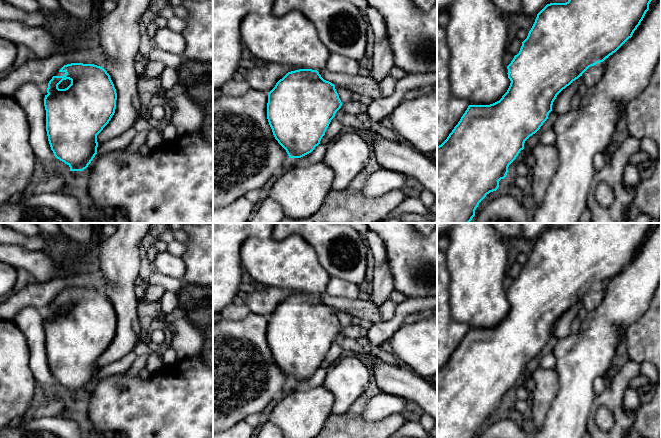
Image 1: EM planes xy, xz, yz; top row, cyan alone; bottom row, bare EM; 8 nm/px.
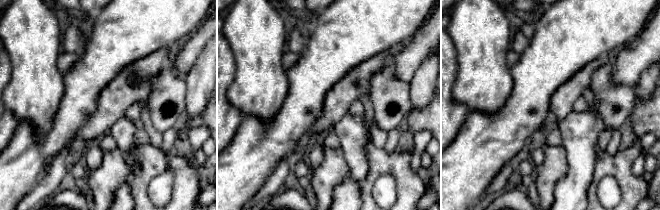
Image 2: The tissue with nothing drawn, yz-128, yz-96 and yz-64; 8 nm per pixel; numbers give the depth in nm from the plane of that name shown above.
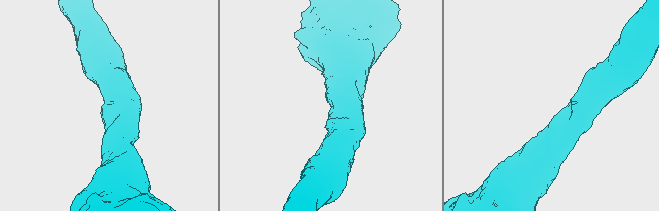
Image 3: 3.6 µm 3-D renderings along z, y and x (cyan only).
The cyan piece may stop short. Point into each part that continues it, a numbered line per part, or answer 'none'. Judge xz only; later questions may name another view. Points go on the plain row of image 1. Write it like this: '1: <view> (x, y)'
none

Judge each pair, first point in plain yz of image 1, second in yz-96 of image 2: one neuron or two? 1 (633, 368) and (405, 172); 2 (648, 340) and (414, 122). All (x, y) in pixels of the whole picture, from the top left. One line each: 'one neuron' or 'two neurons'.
1: one neuron
2: one neuron

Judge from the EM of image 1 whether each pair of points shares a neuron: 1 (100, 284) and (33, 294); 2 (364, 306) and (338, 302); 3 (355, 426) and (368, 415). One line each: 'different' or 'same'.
1: same
2: same
3: different

